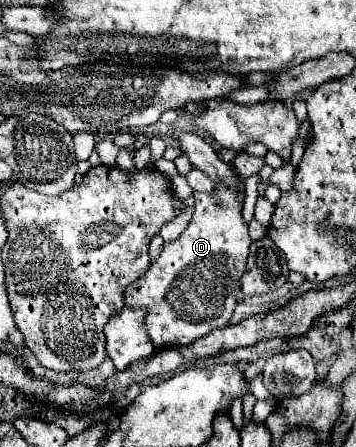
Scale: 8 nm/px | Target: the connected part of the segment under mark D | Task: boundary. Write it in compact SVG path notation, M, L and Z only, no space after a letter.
M216 183L214 187L214 193L194 193L194 217L186 231L176 241L164 243L162 255L150 265L146 275L136 279L136 283L126 289L126 303L148 309L144 325L156 349L170 347L172 343L188 345L208 335L212 329L226 327L236 307L240 293L240 277L246 271L248 247L252 243L248 235L248 225L242 219L244 191L238 191L236 187L228 187L224 183Z

